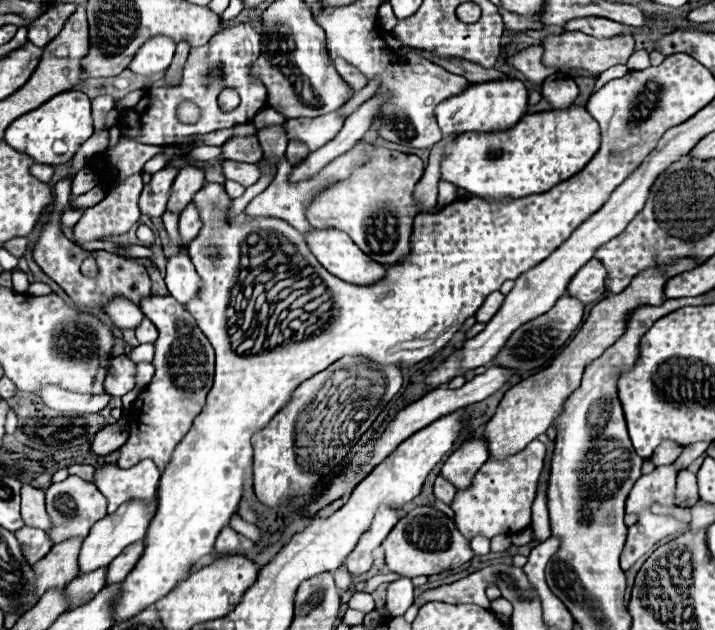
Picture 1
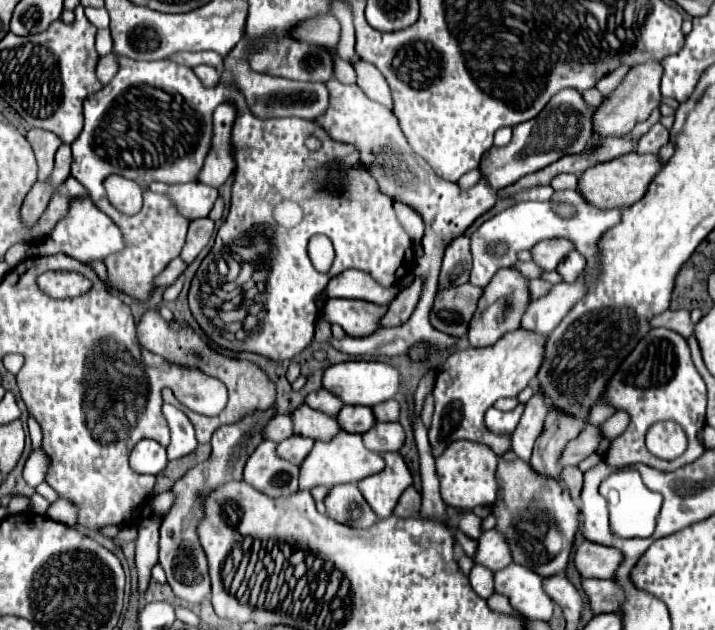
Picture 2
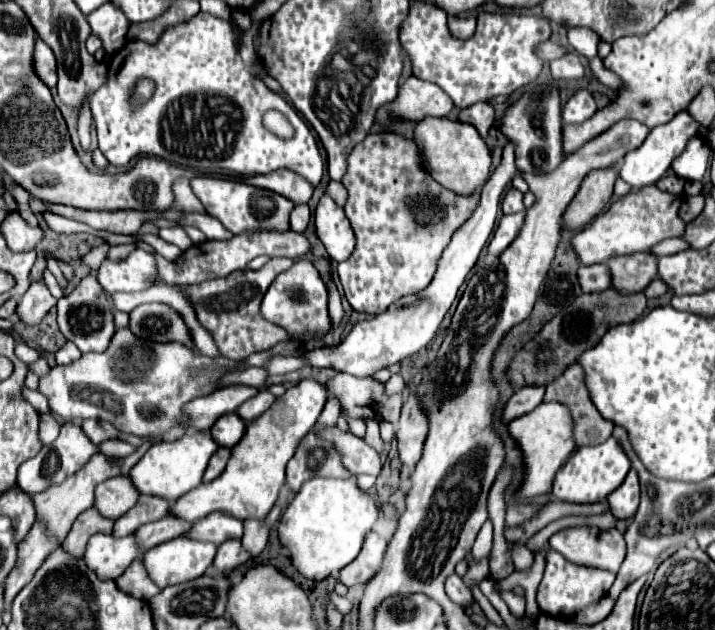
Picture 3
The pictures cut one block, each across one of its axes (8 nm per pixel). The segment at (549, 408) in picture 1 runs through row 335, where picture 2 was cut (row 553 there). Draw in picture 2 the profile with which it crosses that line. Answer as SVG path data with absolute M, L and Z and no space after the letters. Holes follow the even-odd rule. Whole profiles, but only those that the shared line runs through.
M594 542L580 544L574 556L574 564L582 578L614 578L622 560L624 556L620 550Z

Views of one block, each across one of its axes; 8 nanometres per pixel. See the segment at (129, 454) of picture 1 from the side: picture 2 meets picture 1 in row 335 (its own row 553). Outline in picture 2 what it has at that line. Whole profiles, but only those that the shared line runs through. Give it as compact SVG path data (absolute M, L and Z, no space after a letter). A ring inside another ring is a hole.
M274 406L268 410L254 410L254 412L246 414L240 422L218 428L210 440L212 456L206 462L188 470L188 474L184 478L180 478L172 488L176 492L178 500L174 502L170 514L162 520L162 526L160 526L160 560L158 560L158 564L164 568L168 584L174 590L174 594L190 604L200 604L202 600L206 600L210 596L210 578L208 578L206 556L204 556L204 550L200 548L198 536L196 536L196 524L204 516L202 506L198 504L200 502L198 496L204 496L206 490L214 490L216 486L220 486L228 480L242 478L244 464L250 458L250 454L254 452L254 448L264 440L264 426L266 426L266 422L270 422L270 418L274 418L274 414L276 414Z

